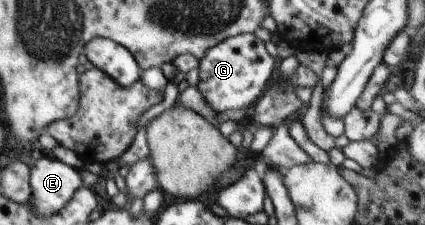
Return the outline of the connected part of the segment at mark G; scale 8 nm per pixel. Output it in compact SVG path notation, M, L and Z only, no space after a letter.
M240 34L215 45L199 60L199 83L196 87L205 104L216 114L226 110L247 109L267 91L273 71L275 58L266 51L265 43L254 34Z

